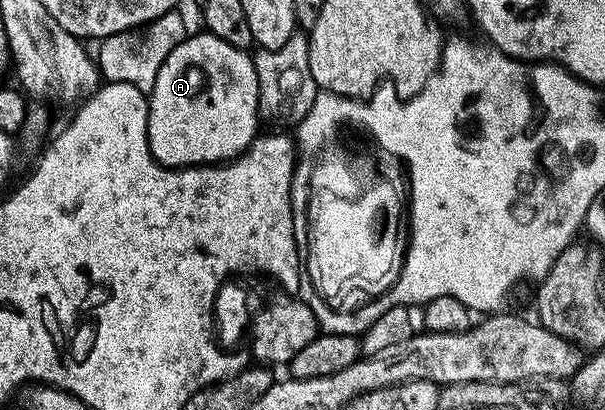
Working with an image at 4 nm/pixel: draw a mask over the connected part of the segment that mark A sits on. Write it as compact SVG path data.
M191 33L160 64L144 113L146 147L163 168L206 168L237 158L260 134L253 57L211 34Z

